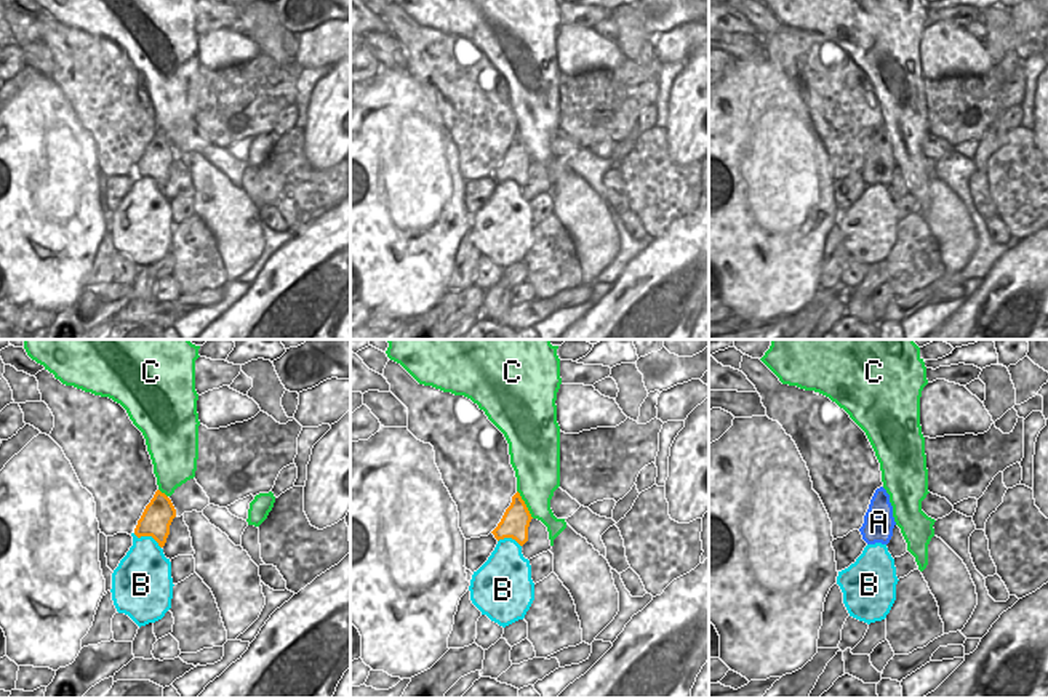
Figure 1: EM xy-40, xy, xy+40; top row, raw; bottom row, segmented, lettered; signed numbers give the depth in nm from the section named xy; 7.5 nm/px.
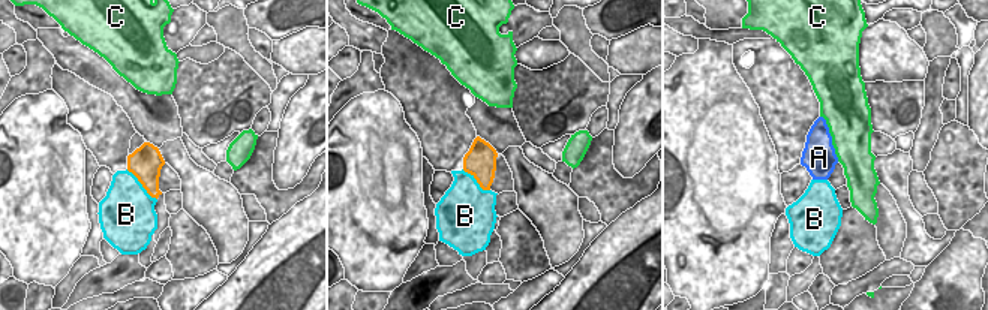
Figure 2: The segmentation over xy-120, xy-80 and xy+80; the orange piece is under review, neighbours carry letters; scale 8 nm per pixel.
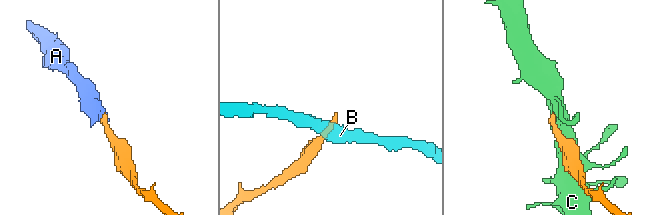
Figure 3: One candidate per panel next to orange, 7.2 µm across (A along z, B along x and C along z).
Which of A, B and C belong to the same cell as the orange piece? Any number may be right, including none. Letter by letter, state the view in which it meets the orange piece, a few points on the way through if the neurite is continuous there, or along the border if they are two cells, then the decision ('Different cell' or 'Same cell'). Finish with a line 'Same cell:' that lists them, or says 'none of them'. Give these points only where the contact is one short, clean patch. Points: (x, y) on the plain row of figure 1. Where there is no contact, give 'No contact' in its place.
A: No contact. Same cell
B: Touches orange in xy-40. Different cell
C: Touches orange in xy. Boundary: xy (517, 132), (533, 159). Different cell
Same cell: A

